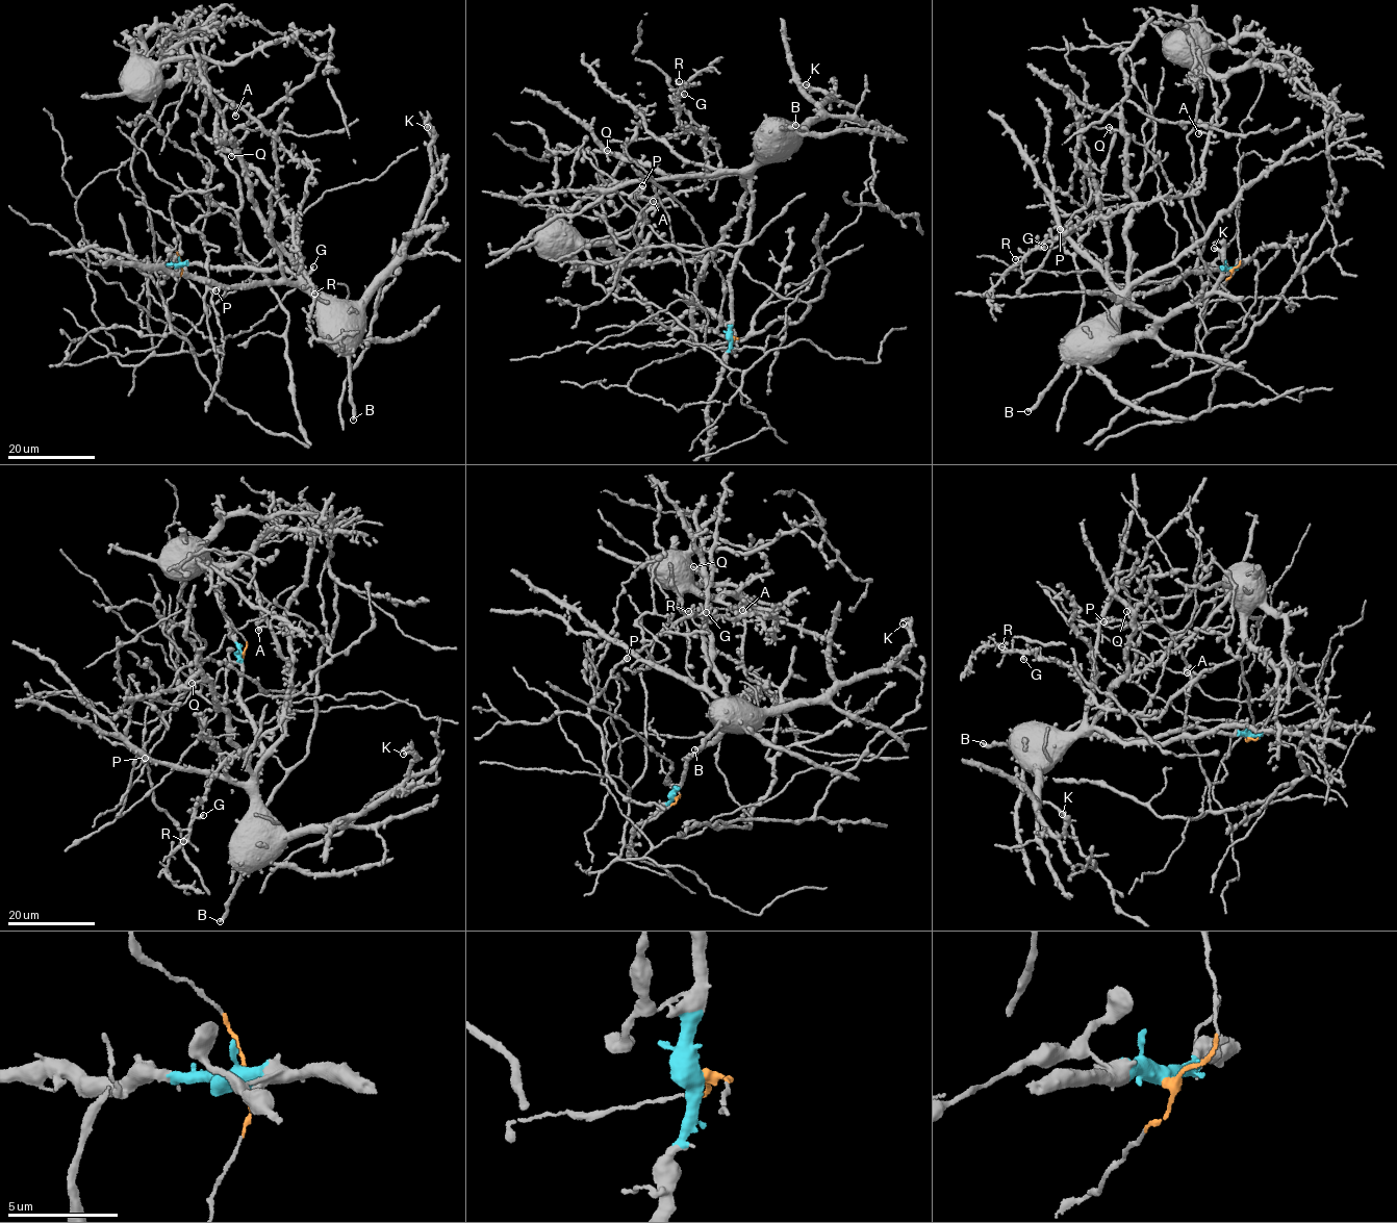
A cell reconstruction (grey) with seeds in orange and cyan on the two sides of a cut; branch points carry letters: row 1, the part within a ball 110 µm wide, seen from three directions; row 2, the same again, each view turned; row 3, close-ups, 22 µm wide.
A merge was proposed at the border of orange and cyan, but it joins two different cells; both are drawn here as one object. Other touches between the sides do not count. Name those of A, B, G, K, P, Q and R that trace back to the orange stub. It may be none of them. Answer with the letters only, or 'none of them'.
A, G, R

